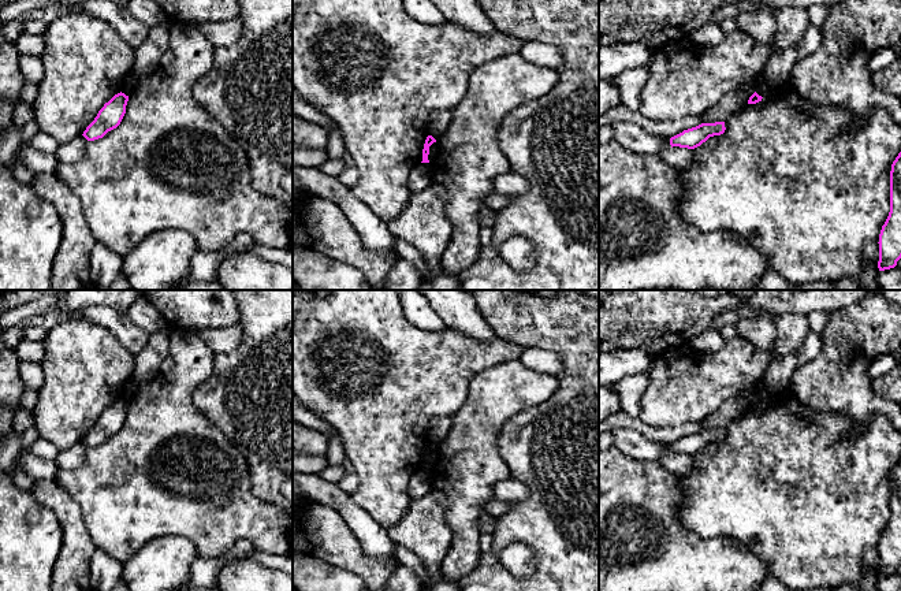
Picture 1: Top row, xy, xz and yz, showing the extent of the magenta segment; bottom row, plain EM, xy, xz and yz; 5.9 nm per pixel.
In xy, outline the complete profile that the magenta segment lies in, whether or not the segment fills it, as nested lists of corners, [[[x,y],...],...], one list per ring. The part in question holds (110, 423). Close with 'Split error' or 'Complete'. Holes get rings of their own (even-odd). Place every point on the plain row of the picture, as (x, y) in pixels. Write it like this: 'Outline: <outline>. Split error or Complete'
Outline: [[[124,399],[115,401],[104,413],[98,417],[94,427],[83,438],[83,443],[88,447],[103,445],[108,438],[116,435],[124,420],[129,402]]]. Complete

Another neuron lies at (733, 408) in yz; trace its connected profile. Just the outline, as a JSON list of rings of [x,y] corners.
[[[745,389],[737,397],[727,399],[715,413],[710,415],[703,423],[703,430],[725,428],[741,416],[756,398],[755,389]]]

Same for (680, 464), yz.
[[[673,453],[664,456],[659,462],[670,472],[682,476],[689,473],[695,467],[693,456]]]

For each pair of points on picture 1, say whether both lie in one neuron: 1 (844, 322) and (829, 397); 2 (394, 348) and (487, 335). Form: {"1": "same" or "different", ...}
{"1": "same", "2": "different"}

